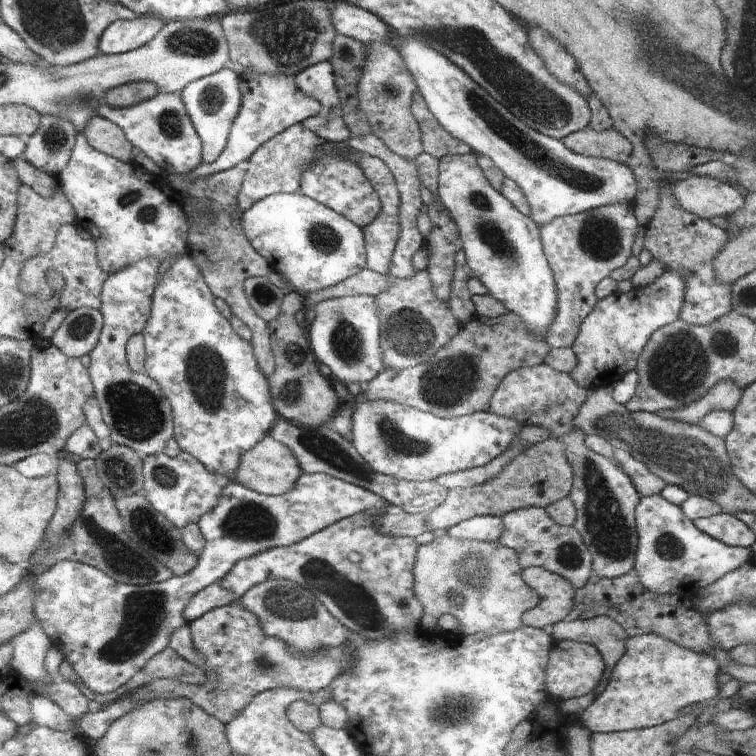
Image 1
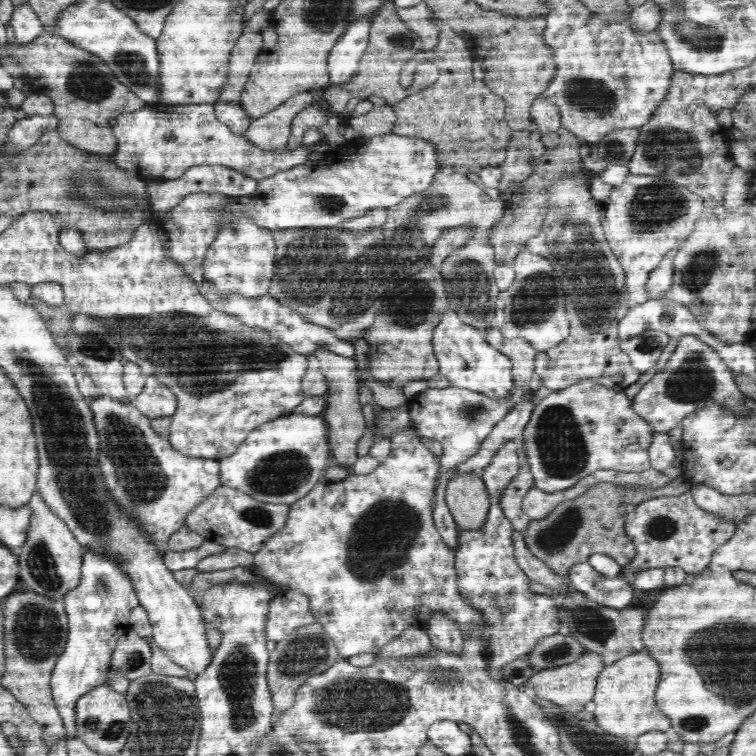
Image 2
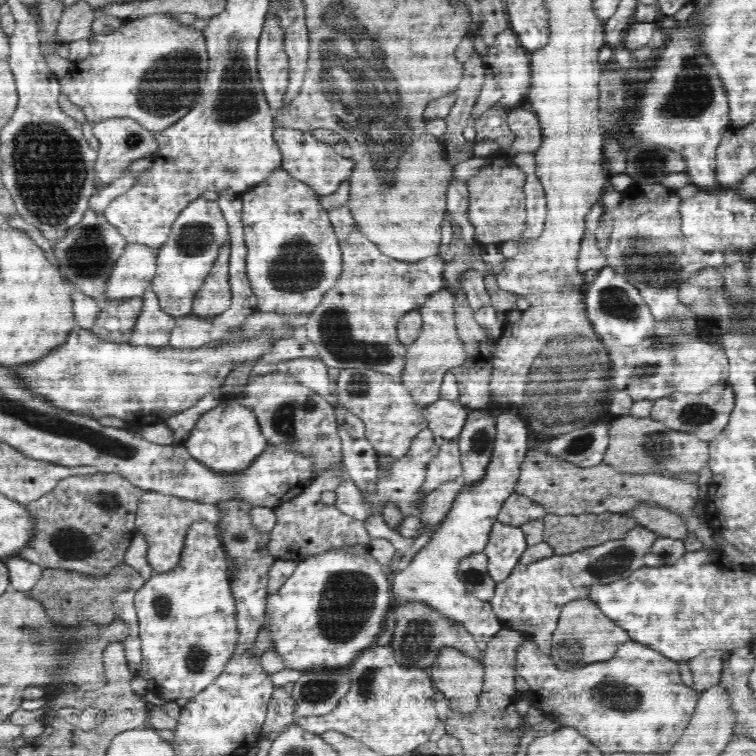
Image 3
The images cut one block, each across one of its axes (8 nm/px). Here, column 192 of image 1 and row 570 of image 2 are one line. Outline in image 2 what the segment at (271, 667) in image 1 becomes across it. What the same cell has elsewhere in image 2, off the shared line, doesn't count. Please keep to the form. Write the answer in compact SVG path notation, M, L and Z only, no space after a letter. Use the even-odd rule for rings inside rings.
M691 491L685 492L679 496L656 497L650 500L645 500L638 504L636 508L625 518L625 536L630 538L635 544L636 554L634 558L625 564L619 576L623 578L630 586L634 587L634 578L640 570L648 570L648 568L670 568L680 567L687 574L700 574L712 558L714 550L720 548L730 537L736 533L737 525L726 520L719 520L715 514L706 512L695 503Z

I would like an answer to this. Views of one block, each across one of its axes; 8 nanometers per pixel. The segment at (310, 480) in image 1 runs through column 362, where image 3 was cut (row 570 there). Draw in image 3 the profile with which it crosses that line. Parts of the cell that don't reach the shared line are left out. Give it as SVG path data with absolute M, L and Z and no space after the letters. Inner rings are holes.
M497 521L490 532L490 540L483 552L488 559L488 573L498 584L506 580L519 565L519 558L527 549L524 532L520 527Z

